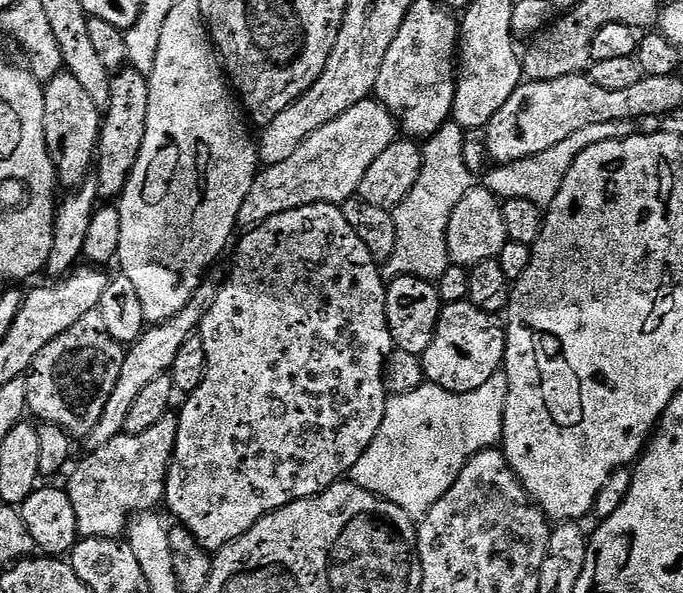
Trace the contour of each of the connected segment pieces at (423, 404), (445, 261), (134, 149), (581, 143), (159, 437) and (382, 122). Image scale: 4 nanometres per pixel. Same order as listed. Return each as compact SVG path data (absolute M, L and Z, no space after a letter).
M497 374L470 394L454 394L425 382L409 393L393 395L374 442L352 467L351 483L388 500L410 517L424 517L472 458L503 441L507 389L506 378Z
M447 122L423 141L418 180L407 198L393 211L393 220L402 239L396 240L394 254L384 265L387 275L414 276L436 282L450 268L445 231L448 229L448 219L454 206L458 206L466 191L464 136L465 129L453 122Z
M121 68L111 77L109 88L109 104L102 112L100 141L94 161L96 195L104 202L115 201L124 193L134 162L138 162L138 154L142 150L142 138L146 138L146 114L150 114L148 77L135 68Z
M595 127L578 130L577 133L571 134L564 142L559 142L556 146L540 153L534 157L528 157L522 161L514 161L512 164L501 164L493 167L493 172L489 174L486 180L486 186L495 194L505 201L512 199L526 199L529 202L539 206L547 206L554 202L574 158L582 154L592 144L599 140L605 139L606 132L603 127Z
M167 414L144 433L115 436L106 446L89 451L89 456L71 469L66 491L74 504L81 537L106 540L123 537L133 517L151 513L164 504L164 480L172 465L177 434L178 419Z
M372 98L360 101L312 133L291 158L257 173L250 194L239 210L237 225L249 230L271 217L302 206L343 205L357 193L364 174L374 160L397 138L397 121L387 109Z

